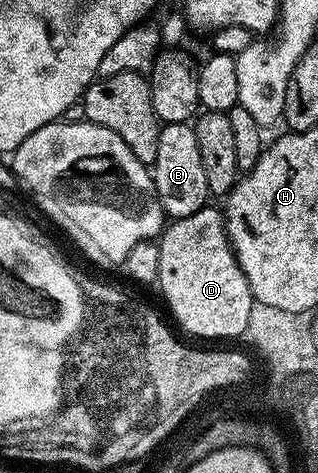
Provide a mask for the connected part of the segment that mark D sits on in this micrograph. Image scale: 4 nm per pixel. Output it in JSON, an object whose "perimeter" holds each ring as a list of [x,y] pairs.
{"perimeter":[[[207,207],[187,217],[171,220],[157,238],[160,251],[160,267],[156,285],[162,288],[162,297],[170,308],[172,316],[178,320],[177,328],[191,333],[194,337],[239,337],[248,327],[248,315],[256,304],[248,279],[234,254],[234,248],[226,234],[226,219],[221,208]]]}

